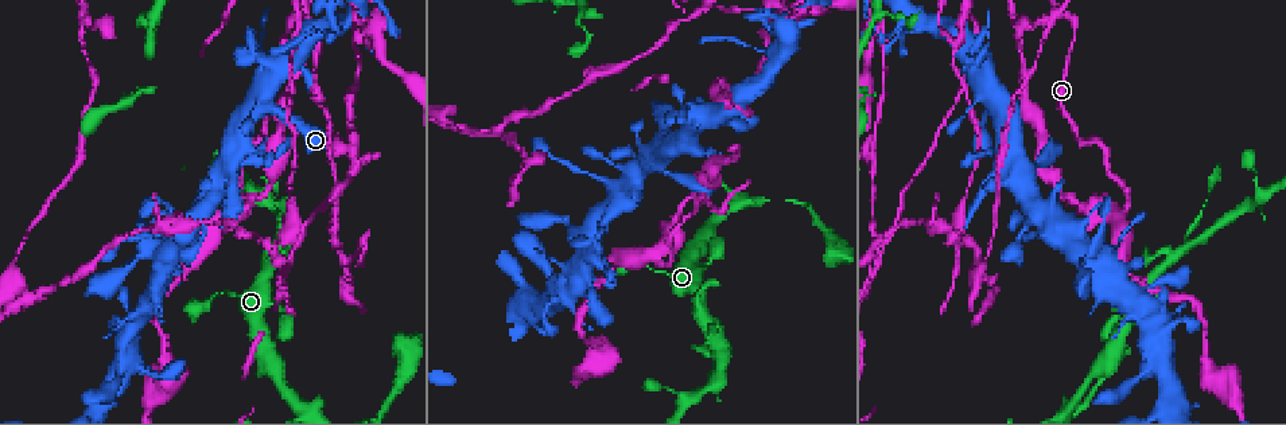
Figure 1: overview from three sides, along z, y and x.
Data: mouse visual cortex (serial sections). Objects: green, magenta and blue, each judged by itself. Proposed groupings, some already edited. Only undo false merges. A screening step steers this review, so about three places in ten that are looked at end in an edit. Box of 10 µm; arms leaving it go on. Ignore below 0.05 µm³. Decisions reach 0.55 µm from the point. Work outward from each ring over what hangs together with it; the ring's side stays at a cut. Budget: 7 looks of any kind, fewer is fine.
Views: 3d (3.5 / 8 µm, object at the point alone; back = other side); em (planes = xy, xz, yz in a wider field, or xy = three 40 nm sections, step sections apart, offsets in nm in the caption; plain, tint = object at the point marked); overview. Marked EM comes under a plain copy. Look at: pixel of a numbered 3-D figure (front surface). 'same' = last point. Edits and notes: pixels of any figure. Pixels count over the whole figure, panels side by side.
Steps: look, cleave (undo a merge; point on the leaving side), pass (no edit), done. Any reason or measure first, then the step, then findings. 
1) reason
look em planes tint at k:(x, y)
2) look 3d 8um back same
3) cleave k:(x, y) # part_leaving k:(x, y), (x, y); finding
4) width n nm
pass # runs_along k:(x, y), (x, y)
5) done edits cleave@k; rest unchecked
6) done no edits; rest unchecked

thin arm on a thick one
look 3d 3.5um at 1:(653, 255)

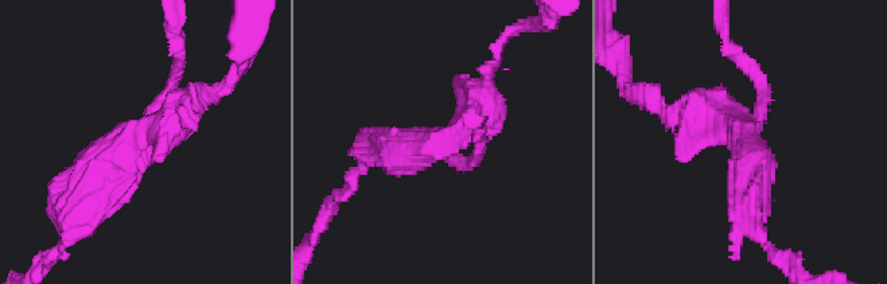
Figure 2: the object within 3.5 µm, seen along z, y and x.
arms 3; arm_widths 150, 400, 500 nm
look em xy step 1 tint at 2:(750, 131)

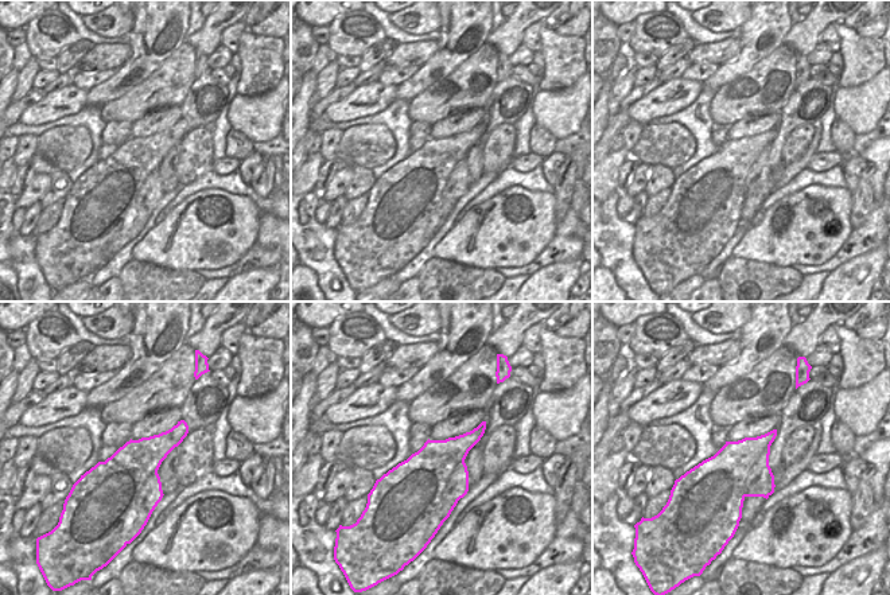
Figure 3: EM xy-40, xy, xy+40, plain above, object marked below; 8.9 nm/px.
look em xy step 3 tint same

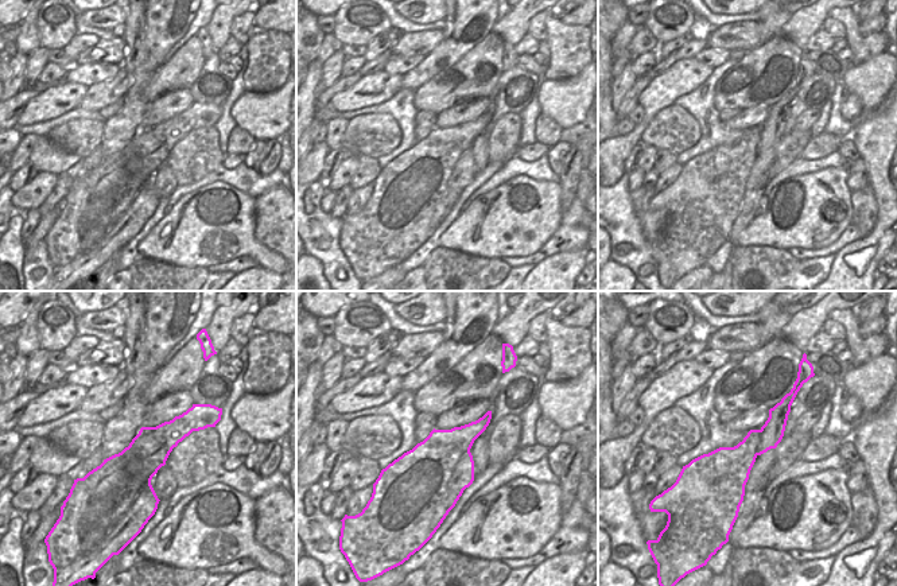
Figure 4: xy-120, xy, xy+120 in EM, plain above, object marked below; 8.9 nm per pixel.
cleave 2:(779, 256) # a second cell is stuck on

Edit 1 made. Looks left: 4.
three arms meet
look 3d 3.5um at 1:(632, 174)

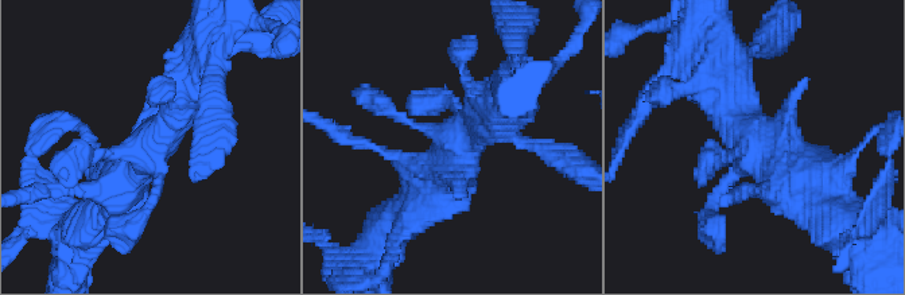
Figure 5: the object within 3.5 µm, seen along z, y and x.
now the EM
look em xy step 1 tint at 5:(757, 148)

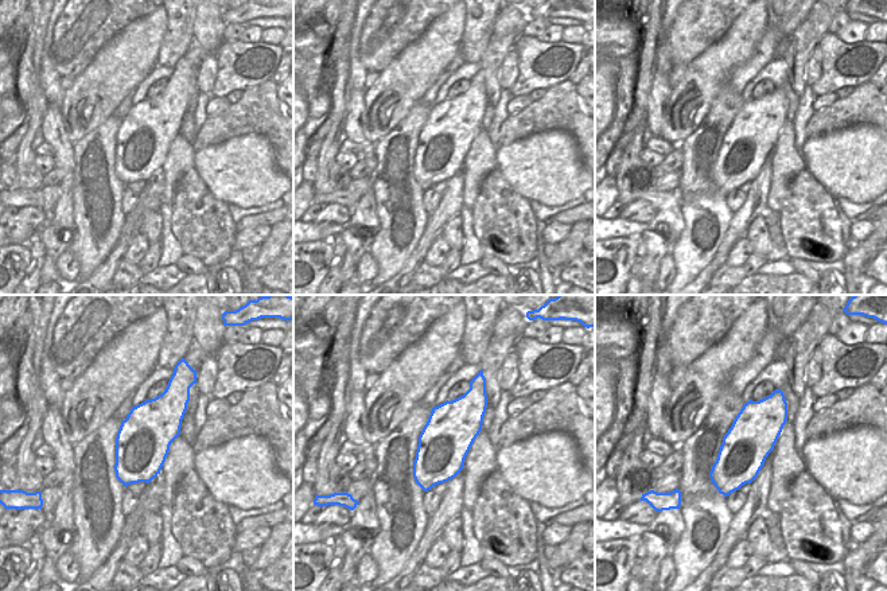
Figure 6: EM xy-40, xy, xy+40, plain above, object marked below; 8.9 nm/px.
pass # runs_along 5:(719, 82), (750, 144), (820, 202); continuous, no second cell

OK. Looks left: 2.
a narrow waist
look 3d 3.5um back at 1:(159, 262)

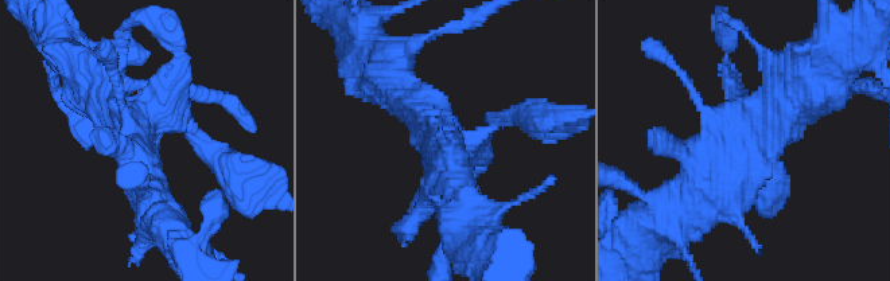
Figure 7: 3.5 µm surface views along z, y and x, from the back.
pass # runs_along 7:(808, 81), (691, 201); all the same cell

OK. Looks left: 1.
done edits cleave@2; rest unchecked

